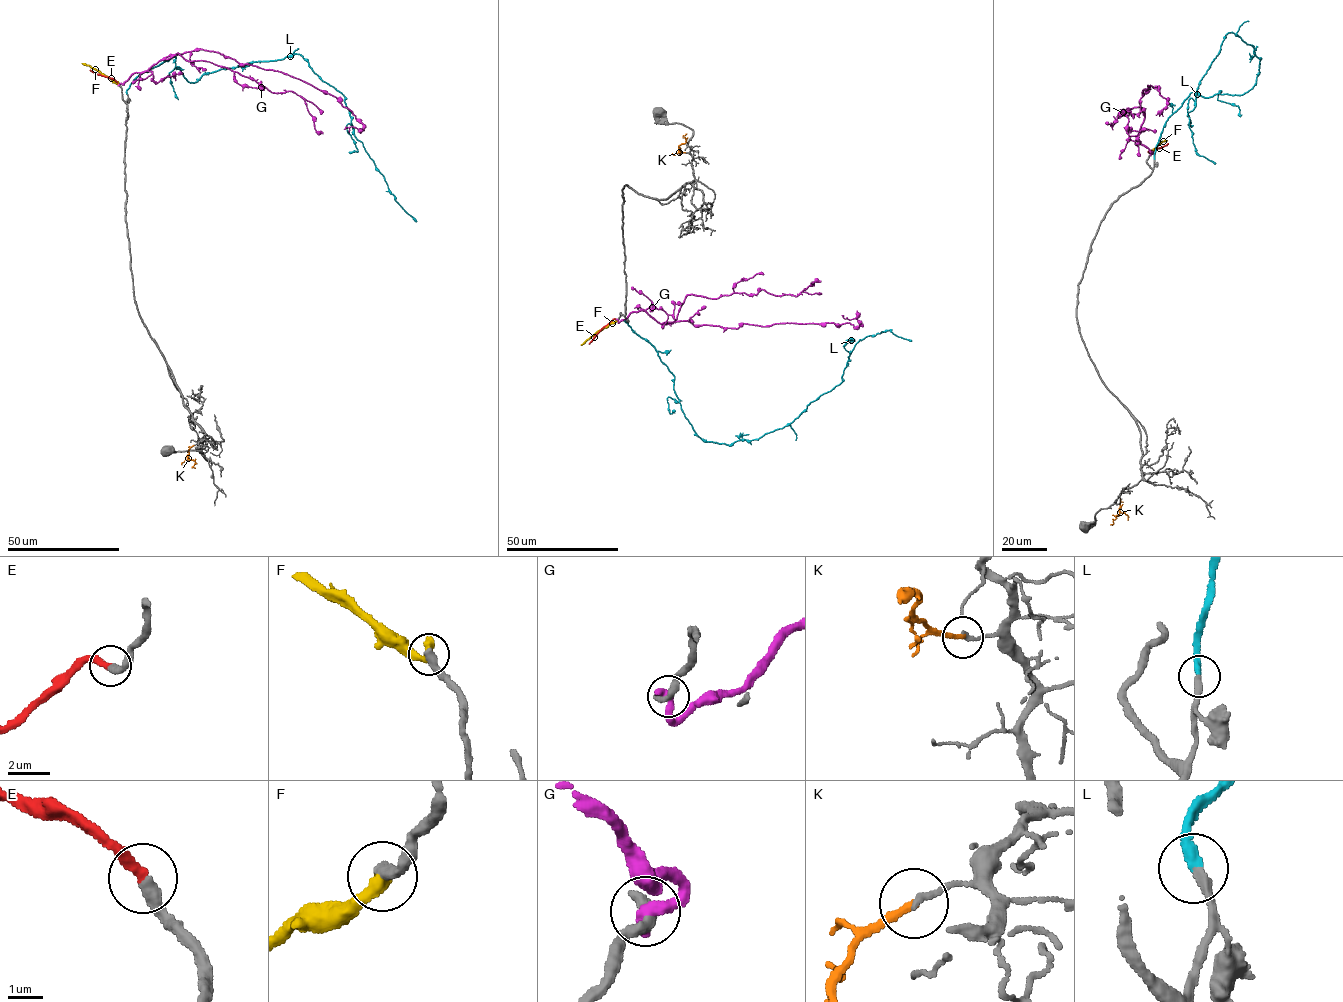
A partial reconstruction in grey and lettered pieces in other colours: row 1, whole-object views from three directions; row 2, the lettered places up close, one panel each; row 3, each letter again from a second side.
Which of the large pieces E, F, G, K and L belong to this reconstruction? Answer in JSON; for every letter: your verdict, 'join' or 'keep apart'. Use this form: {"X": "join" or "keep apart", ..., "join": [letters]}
{"E": "join", "F": "keep apart", "G": "keep apart", "K": "keep apart", "L": "join", "join": ["E", "L"]}

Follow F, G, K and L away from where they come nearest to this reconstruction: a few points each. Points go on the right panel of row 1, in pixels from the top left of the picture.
F: (1150, 153), (1167, 140)
G: (1150, 154), (1137, 137), (1145, 117), (1140, 100), (1147, 85), (1167, 99), (1159, 116)
K: (1120, 499), (1119, 515), (1110, 525)
L: (1154, 159), (1192, 92), (1255, 84), (1259, 58), (1232, 32), (1187, 114), (1195, 151), (1215, 163)

